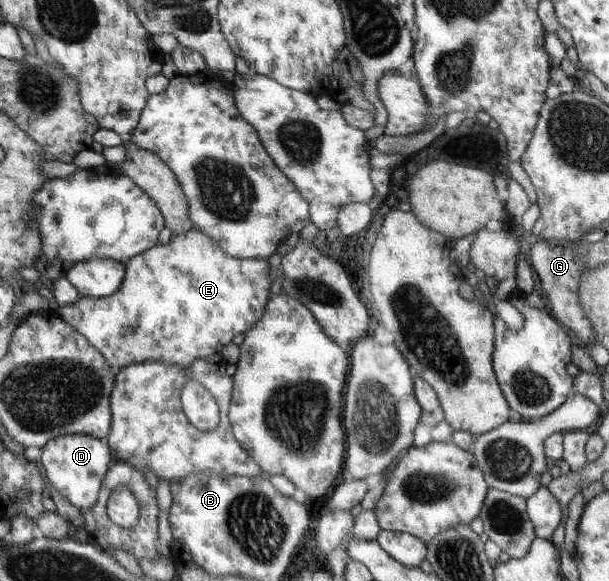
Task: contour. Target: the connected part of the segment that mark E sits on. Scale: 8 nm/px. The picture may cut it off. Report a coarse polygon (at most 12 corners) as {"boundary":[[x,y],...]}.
{"boundary":[[194,226],[55,311],[124,368],[189,368],[261,320],[265,258]]}

